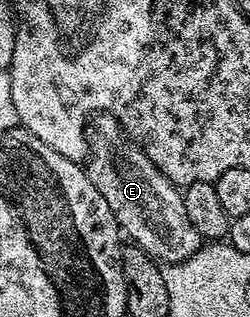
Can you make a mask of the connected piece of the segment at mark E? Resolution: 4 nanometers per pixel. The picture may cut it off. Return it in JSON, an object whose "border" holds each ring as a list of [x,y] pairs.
{"border":[[[93,114],[86,133],[88,179],[102,192],[106,204],[110,204],[110,212],[114,212],[121,231],[161,264],[181,262],[200,249],[202,239],[198,228],[186,216],[183,193],[129,139],[122,127],[109,114]]]}

